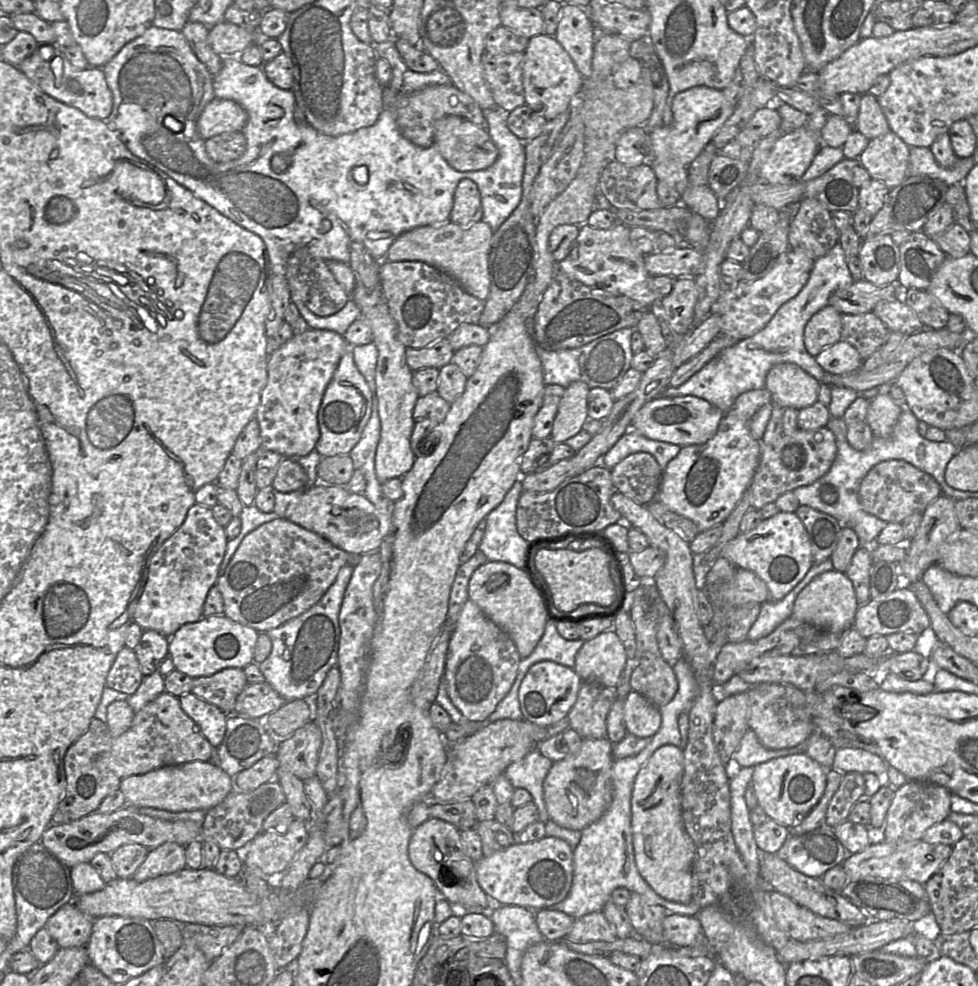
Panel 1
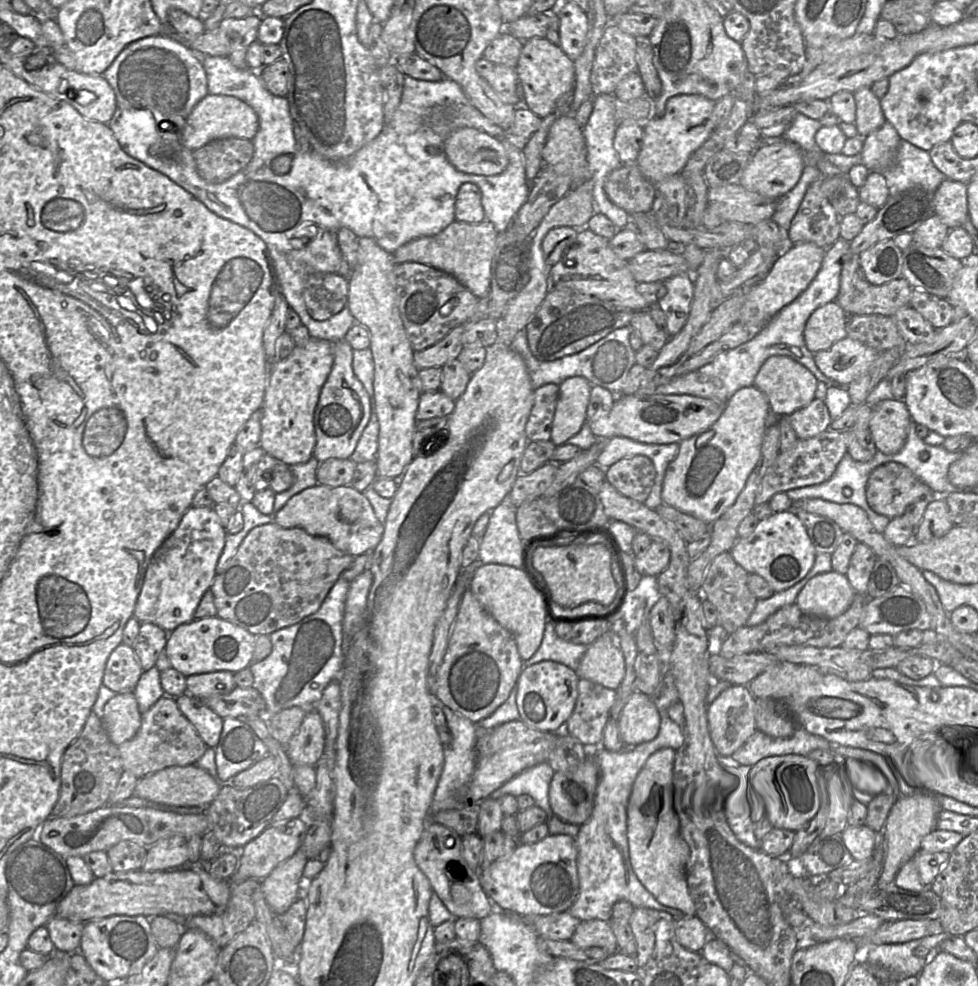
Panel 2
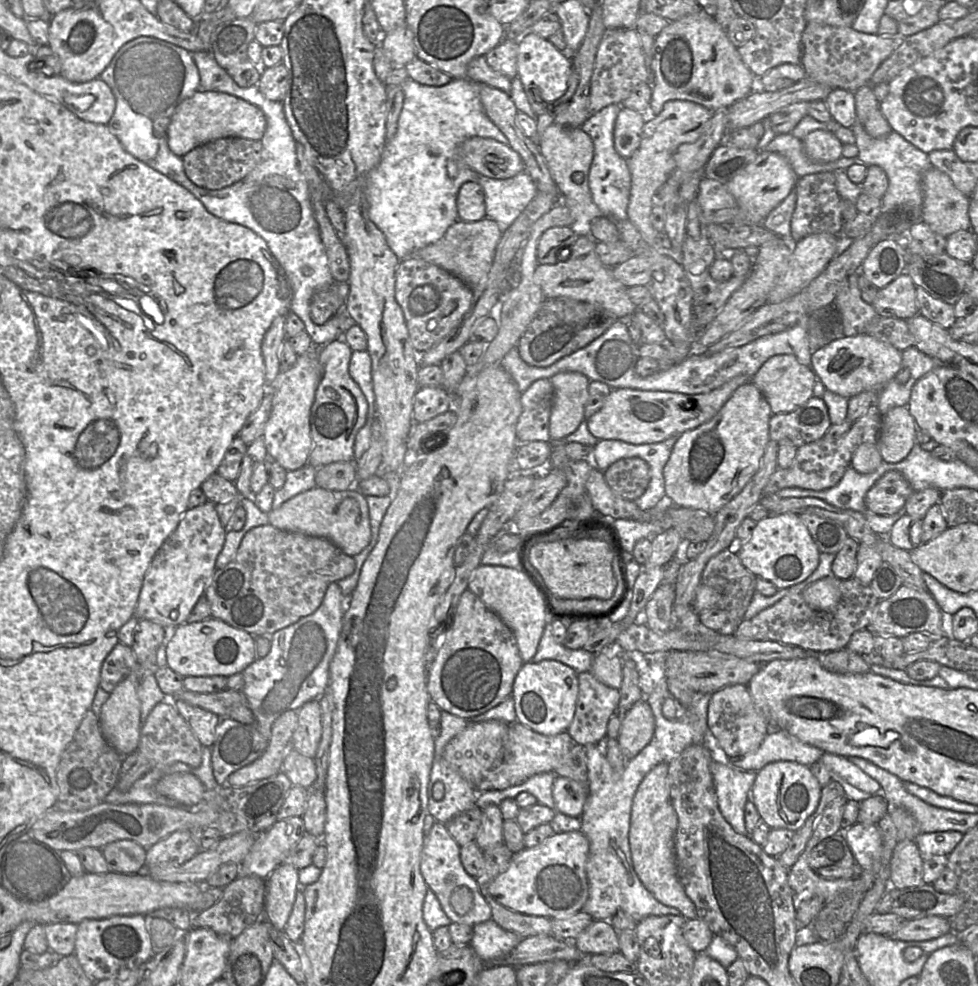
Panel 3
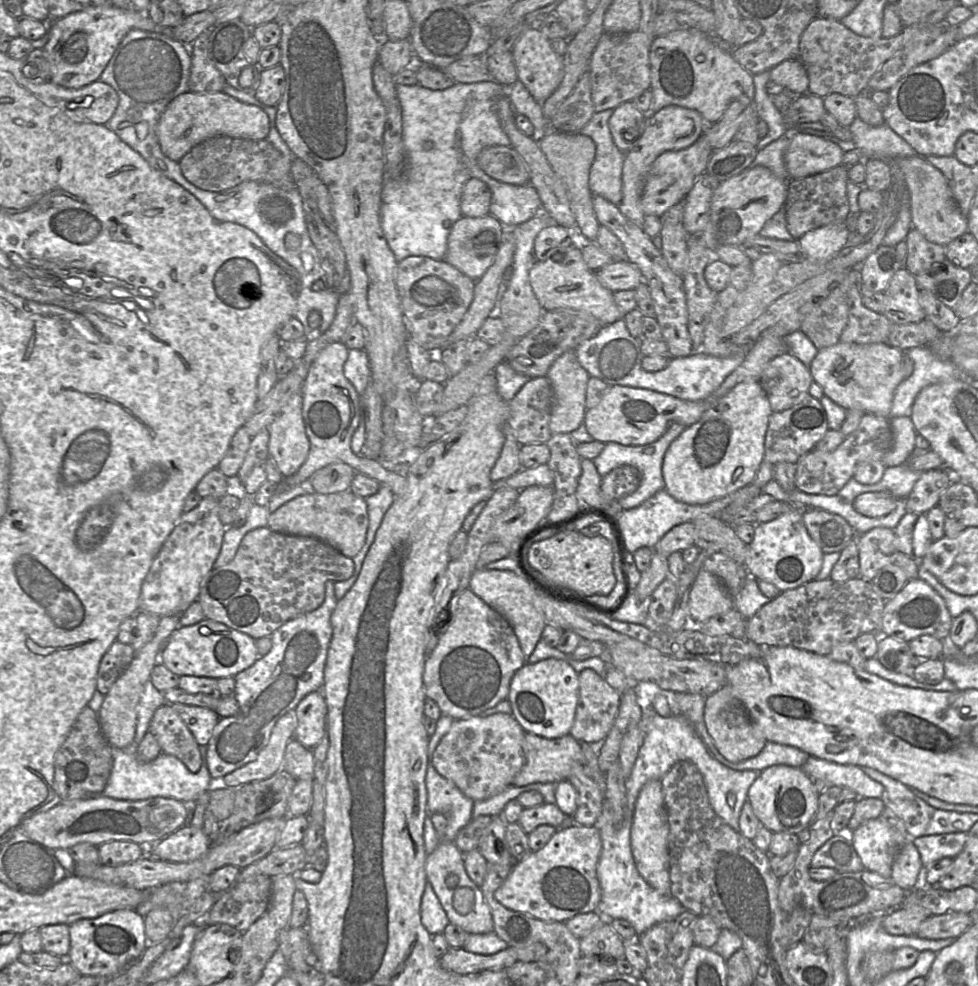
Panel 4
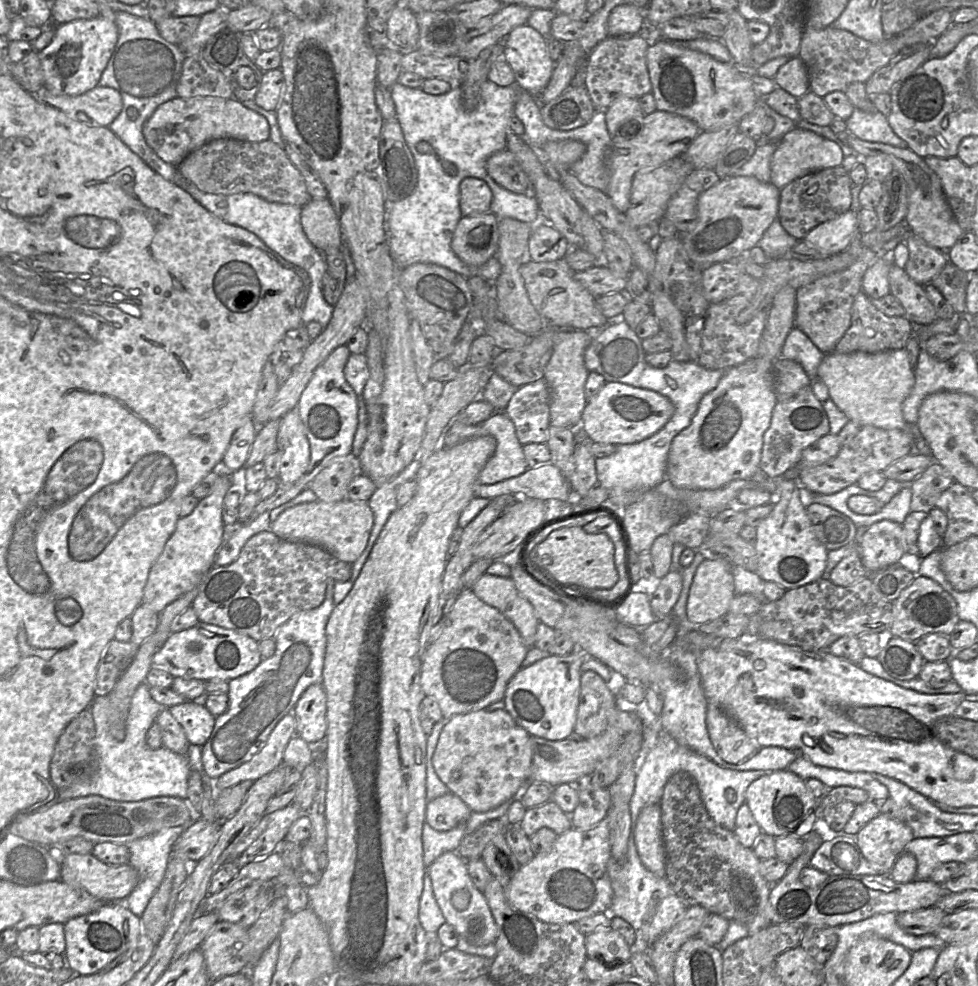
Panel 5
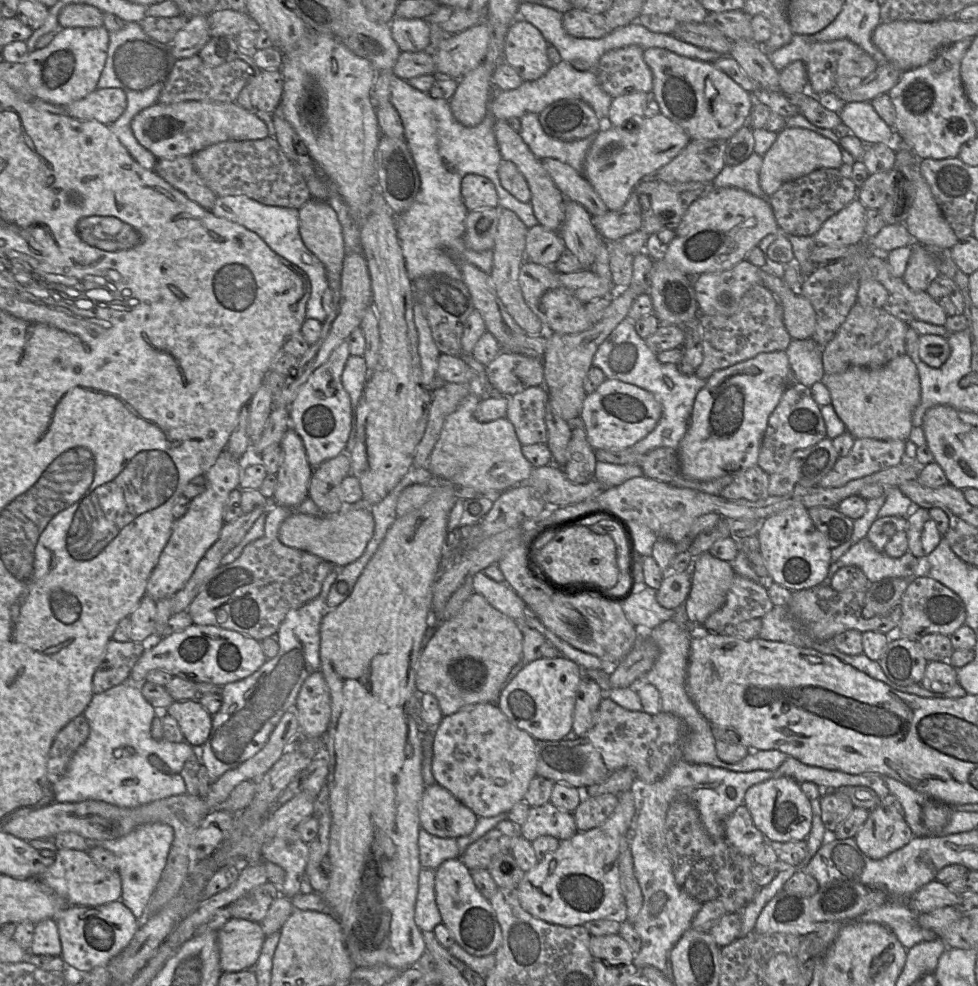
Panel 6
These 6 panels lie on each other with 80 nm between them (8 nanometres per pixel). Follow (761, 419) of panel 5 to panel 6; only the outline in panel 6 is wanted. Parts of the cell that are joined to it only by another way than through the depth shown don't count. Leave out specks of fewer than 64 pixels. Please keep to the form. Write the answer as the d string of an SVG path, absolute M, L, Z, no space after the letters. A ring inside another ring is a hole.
M785 351L760 353L715 371L696 395L688 429L678 446L680 473L709 481L756 466L769 416L791 384L792 371Z

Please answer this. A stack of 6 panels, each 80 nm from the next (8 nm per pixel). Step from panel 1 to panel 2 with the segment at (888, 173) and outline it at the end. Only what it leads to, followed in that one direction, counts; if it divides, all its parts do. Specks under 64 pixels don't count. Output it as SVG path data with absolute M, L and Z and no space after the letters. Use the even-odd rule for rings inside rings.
M886 120L879 128L863 138L861 162L868 170L884 173L895 162L901 138L896 129Z

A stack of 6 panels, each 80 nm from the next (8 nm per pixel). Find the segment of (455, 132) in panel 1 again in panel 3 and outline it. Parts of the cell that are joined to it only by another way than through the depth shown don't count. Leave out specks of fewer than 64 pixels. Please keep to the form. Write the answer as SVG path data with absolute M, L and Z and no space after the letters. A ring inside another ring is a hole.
M468 138L460 145L459 155L467 167L492 179L507 179L525 171L519 154L494 139Z

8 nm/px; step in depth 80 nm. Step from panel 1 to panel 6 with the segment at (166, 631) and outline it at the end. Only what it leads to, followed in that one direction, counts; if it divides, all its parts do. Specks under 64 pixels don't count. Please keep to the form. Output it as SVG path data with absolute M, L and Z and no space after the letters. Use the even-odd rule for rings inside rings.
M225 449L214 465L203 474L206 477L205 490L190 501L190 506L182 517L174 520L170 538L149 576L146 594L154 601L172 598L176 592L182 589L199 560L218 539L225 523L226 501L230 492L239 488L242 472L239 459Z

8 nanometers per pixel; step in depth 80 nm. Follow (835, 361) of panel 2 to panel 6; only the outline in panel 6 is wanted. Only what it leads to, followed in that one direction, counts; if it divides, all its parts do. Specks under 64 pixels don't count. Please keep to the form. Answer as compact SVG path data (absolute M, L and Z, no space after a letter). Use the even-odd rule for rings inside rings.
M900 355L876 369L854 366L841 373L825 374L821 382L829 390L831 404L839 419L844 423L845 432L849 432L855 439L906 441L909 438L913 427L912 414L920 403L921 388L916 364L908 355Z

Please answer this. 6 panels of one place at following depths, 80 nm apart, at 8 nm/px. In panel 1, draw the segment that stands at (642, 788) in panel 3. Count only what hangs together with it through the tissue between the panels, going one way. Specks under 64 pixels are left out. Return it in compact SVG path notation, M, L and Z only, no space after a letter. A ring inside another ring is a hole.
M666 744L659 747L638 772L632 794L632 838L637 869L649 886L662 898L681 904L692 902L691 883L695 847L685 831L681 814L683 749Z

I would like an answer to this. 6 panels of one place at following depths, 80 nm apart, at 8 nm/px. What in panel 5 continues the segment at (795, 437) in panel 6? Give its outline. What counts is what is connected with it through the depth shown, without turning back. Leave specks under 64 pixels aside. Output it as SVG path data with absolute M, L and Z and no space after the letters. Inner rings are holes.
M811 385L787 400L778 401L773 409L770 426L764 433L760 472L770 479L783 477L787 471L798 466L804 449L828 433L827 414Z

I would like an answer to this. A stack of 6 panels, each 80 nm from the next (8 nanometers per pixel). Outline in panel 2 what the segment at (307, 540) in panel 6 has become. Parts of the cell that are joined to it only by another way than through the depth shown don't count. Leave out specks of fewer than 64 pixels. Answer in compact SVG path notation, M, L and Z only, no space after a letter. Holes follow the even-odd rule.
M317 484L294 495L279 511L274 522L283 528L302 528L308 534L327 538L338 550L353 557L371 551L384 533L381 523L363 492L351 485L328 487Z

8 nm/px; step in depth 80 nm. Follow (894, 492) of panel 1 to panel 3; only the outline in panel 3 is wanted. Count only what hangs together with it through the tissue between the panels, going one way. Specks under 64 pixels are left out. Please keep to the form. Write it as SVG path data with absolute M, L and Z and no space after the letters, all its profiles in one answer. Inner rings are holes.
M888 471L865 495L865 506L877 515L893 515L903 510L908 497L913 493L909 482L898 471Z

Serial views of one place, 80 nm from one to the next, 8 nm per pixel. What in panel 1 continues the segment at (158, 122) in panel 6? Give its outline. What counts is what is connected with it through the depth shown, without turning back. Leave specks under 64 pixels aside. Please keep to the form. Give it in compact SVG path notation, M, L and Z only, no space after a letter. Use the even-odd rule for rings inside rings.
M215 98L203 110L197 121L197 131L203 140L227 132L242 132L247 113L237 102Z

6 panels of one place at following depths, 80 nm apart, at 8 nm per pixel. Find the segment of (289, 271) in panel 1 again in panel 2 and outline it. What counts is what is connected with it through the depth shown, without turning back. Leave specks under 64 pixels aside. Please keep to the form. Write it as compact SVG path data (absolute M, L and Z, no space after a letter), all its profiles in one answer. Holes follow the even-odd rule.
M316 273L307 277L303 297L308 314L325 321L346 307L349 282L337 273Z

